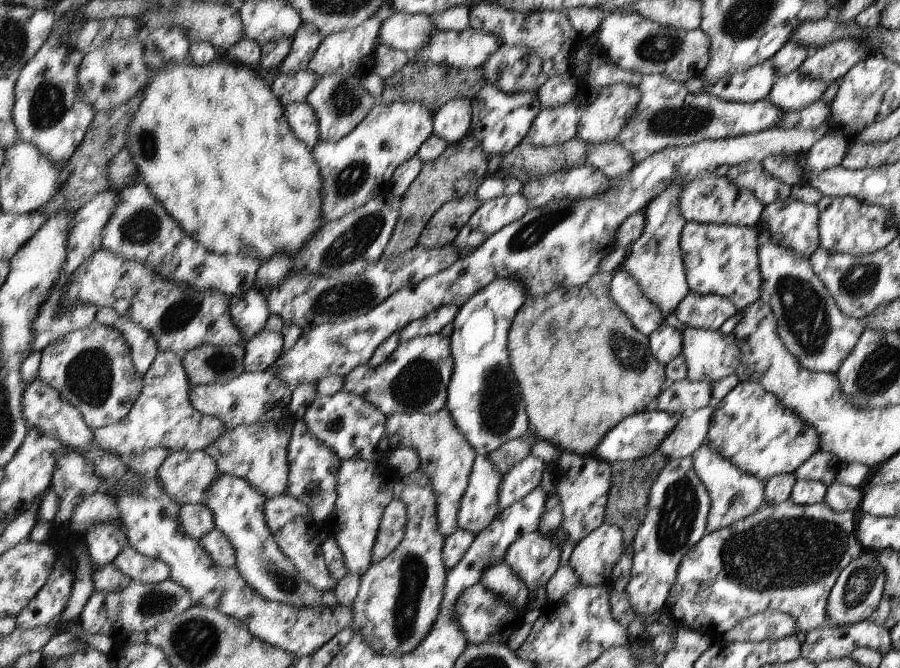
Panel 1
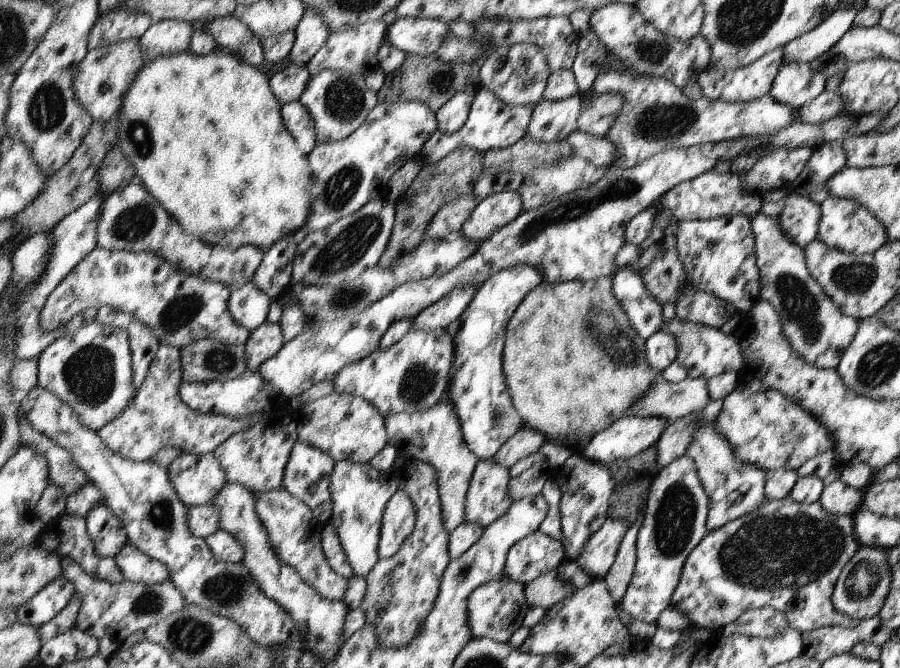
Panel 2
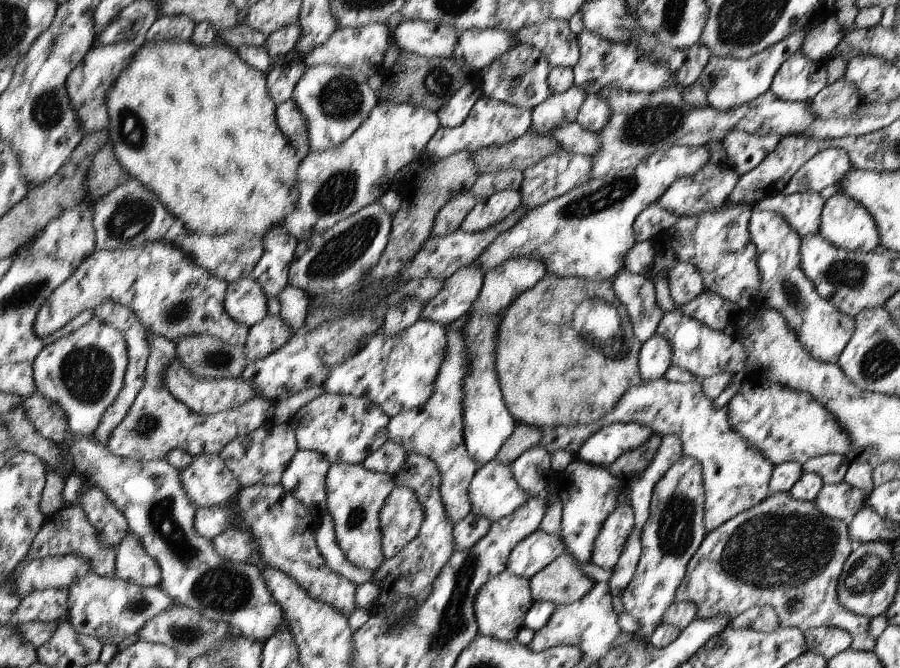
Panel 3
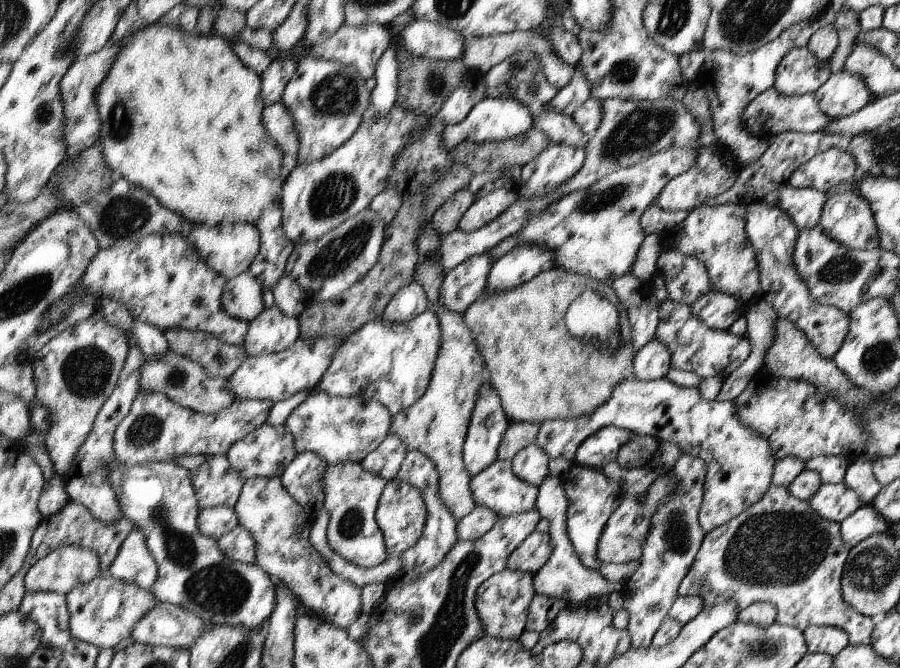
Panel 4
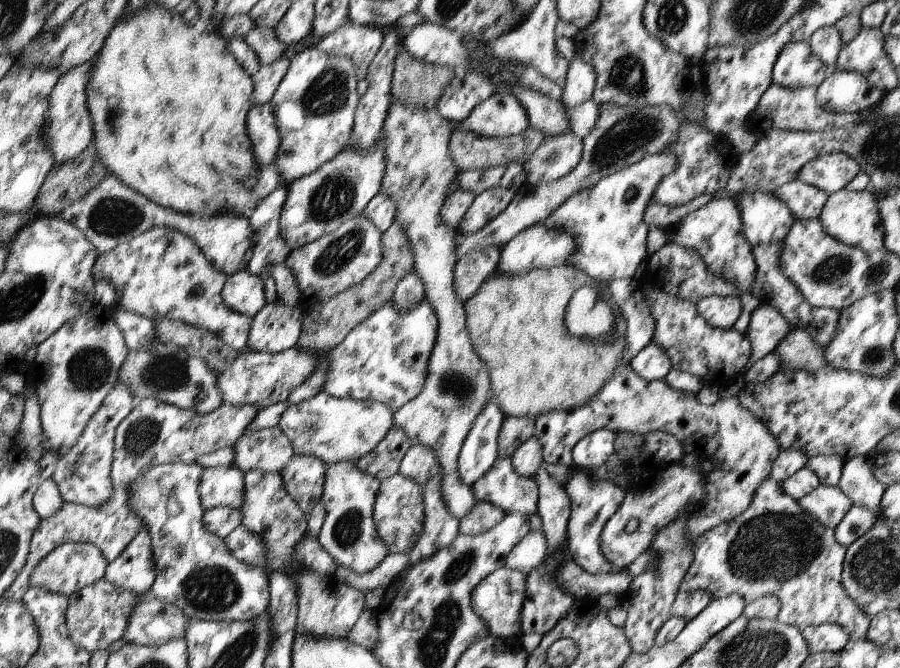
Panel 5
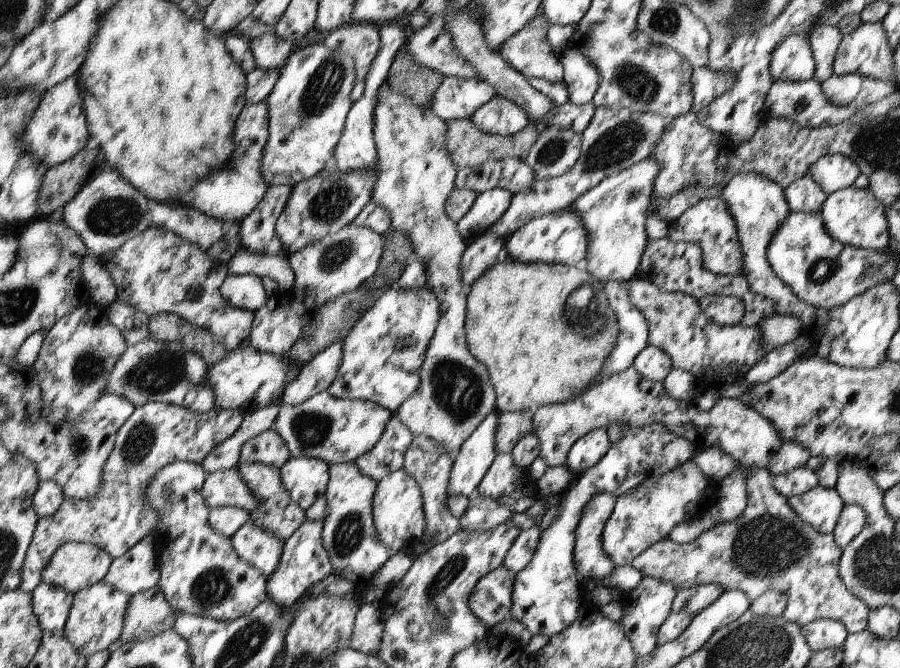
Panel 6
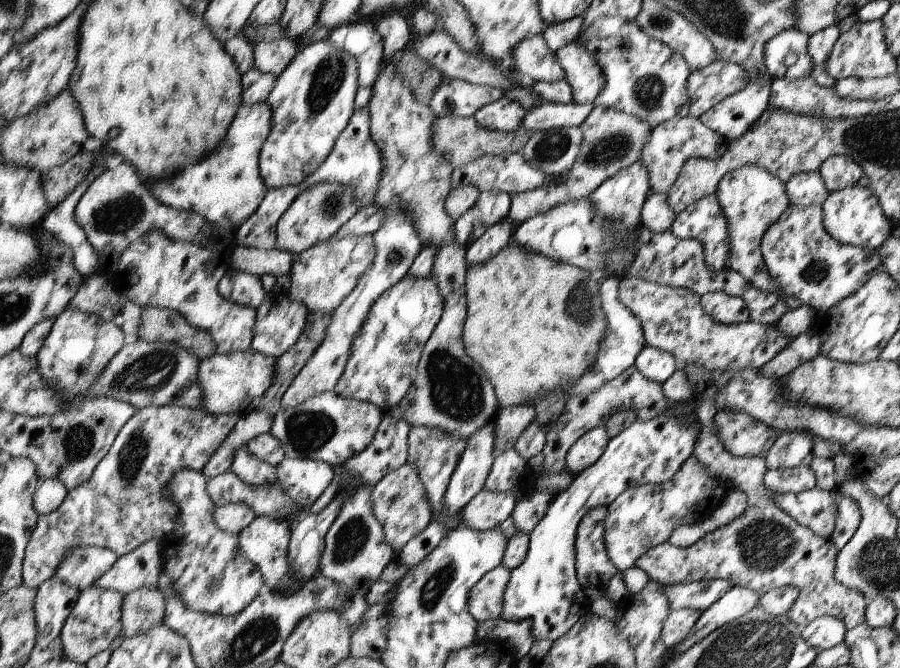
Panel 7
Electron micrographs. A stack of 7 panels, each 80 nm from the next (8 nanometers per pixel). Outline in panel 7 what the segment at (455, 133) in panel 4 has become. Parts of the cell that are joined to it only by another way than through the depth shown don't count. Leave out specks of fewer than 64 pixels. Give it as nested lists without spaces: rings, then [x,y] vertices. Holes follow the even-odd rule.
[[[503,96],[498,101],[486,104],[473,118],[483,128],[512,133],[521,128],[526,114],[527,111],[520,102]]]

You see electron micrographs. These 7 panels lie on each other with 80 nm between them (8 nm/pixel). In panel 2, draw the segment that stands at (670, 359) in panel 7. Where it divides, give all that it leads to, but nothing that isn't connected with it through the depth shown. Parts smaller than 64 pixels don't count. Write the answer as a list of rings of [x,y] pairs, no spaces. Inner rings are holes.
[[[660,330],[645,342],[645,351],[648,366],[660,375],[677,359],[677,338]]]

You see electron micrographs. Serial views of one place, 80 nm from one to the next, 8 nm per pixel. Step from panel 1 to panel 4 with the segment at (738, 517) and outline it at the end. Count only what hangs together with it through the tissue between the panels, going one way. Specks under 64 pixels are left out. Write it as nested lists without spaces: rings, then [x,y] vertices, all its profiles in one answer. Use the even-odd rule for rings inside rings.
[[[633,369],[626,370],[624,380],[612,390],[610,400],[596,412],[580,418],[554,418],[540,422],[539,426],[535,444],[544,448],[550,461],[566,458],[573,462],[582,442],[608,426],[672,442],[681,453],[704,460],[707,474],[698,522],[705,534],[726,525],[756,504],[770,489],[777,465],[769,440],[742,422],[734,401],[708,402],[698,388],[678,386],[666,377],[645,382],[634,375]]]

